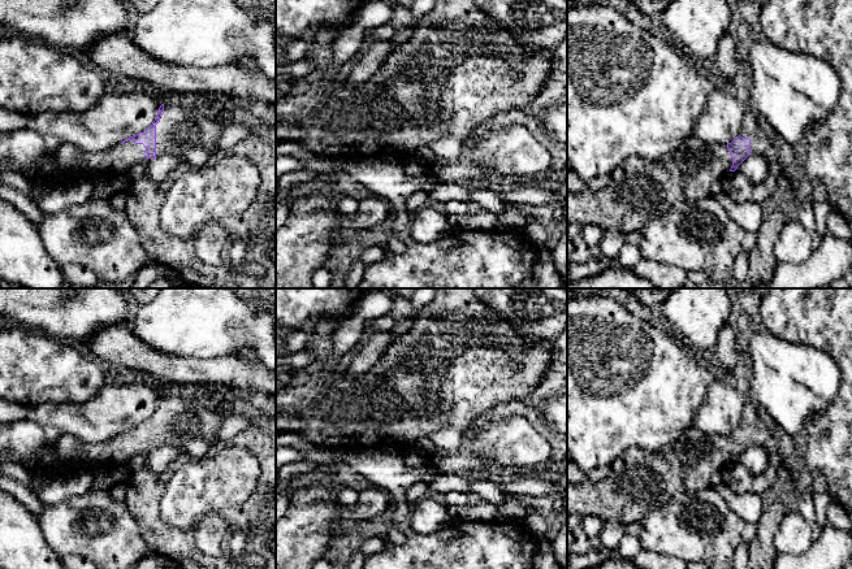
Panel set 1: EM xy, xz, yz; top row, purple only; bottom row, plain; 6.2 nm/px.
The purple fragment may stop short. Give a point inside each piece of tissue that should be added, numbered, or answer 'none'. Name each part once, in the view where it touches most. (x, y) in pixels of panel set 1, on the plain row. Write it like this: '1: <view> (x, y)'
1: xy (180, 420)

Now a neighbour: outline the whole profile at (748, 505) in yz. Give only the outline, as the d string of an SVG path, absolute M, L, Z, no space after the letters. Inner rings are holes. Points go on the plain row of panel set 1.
M723 482L713 486L731 511L745 522L757 524L765 512L767 496L752 491L734 492Z

